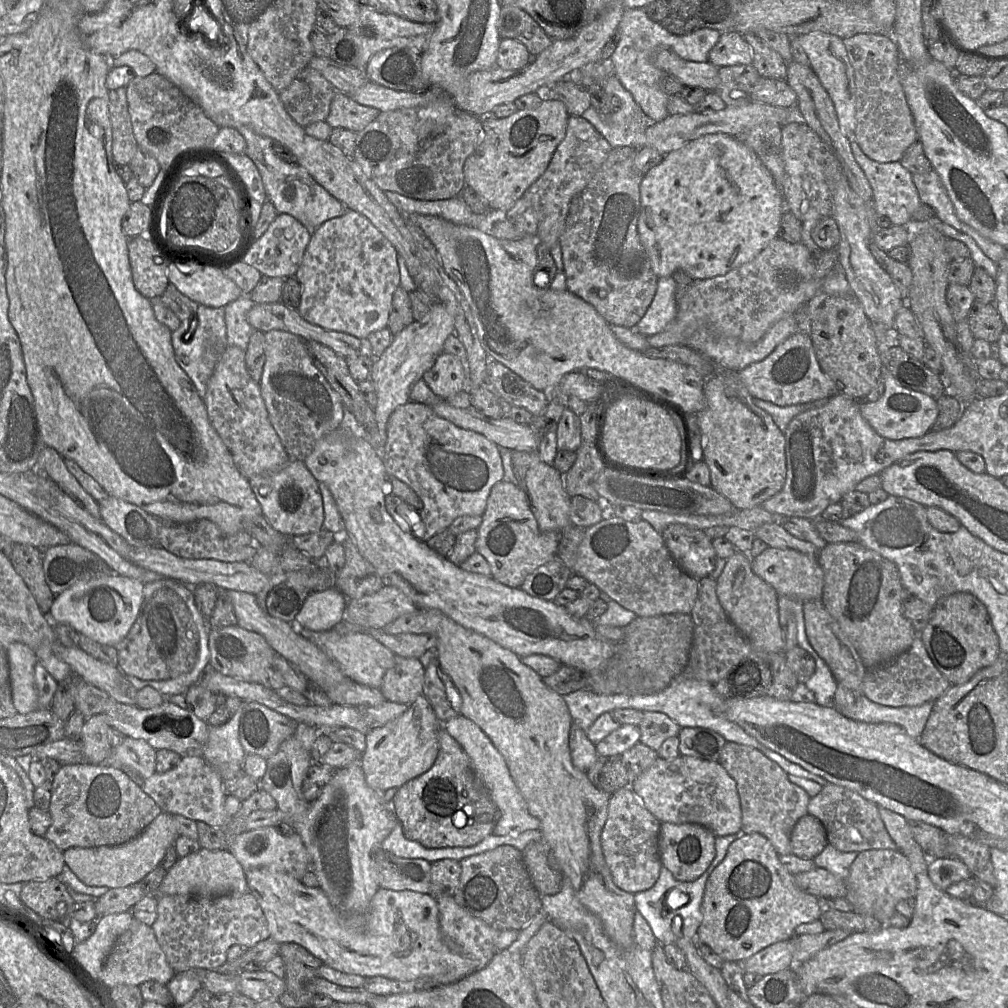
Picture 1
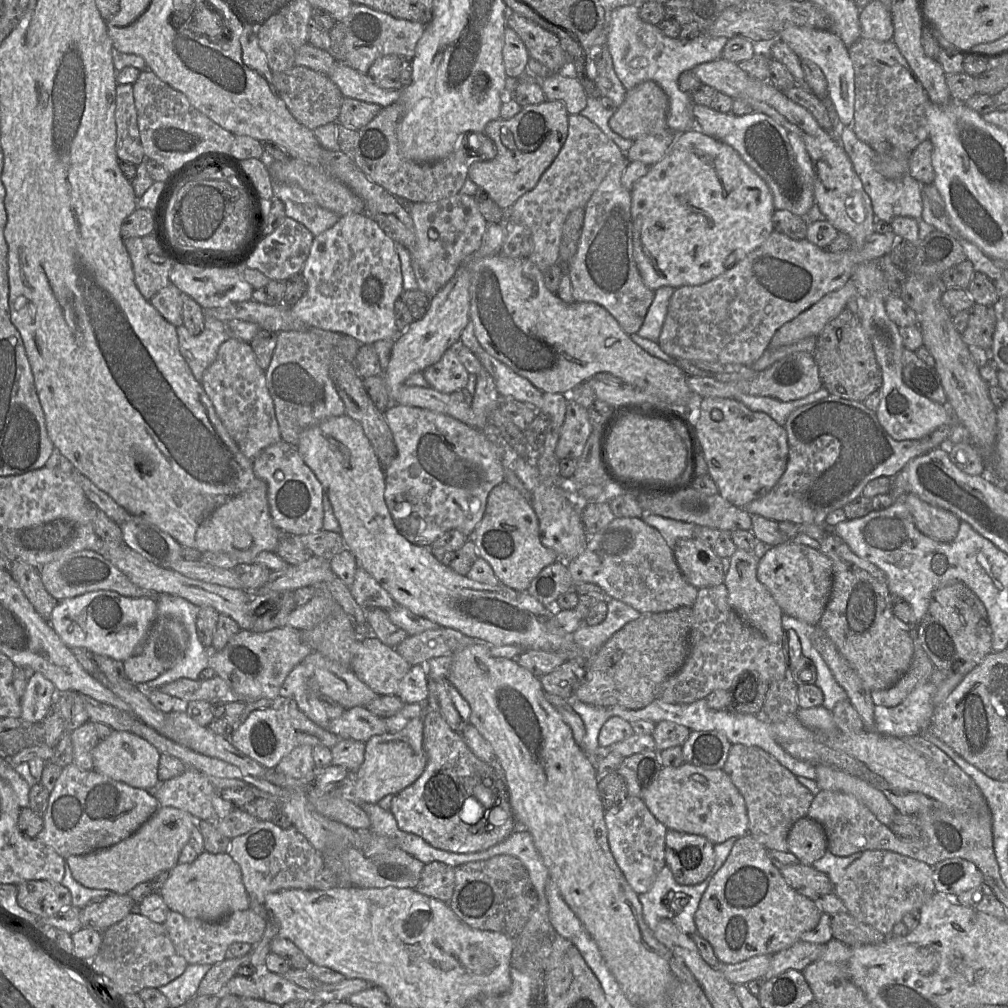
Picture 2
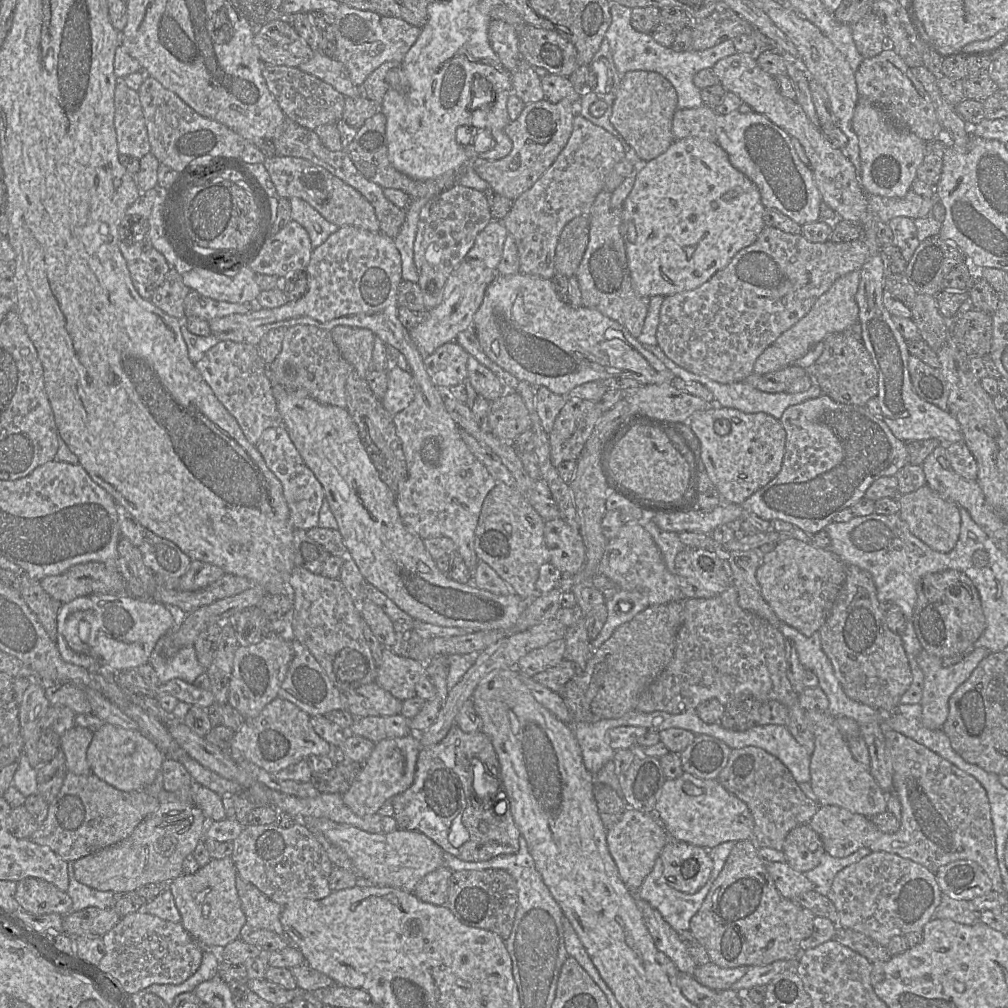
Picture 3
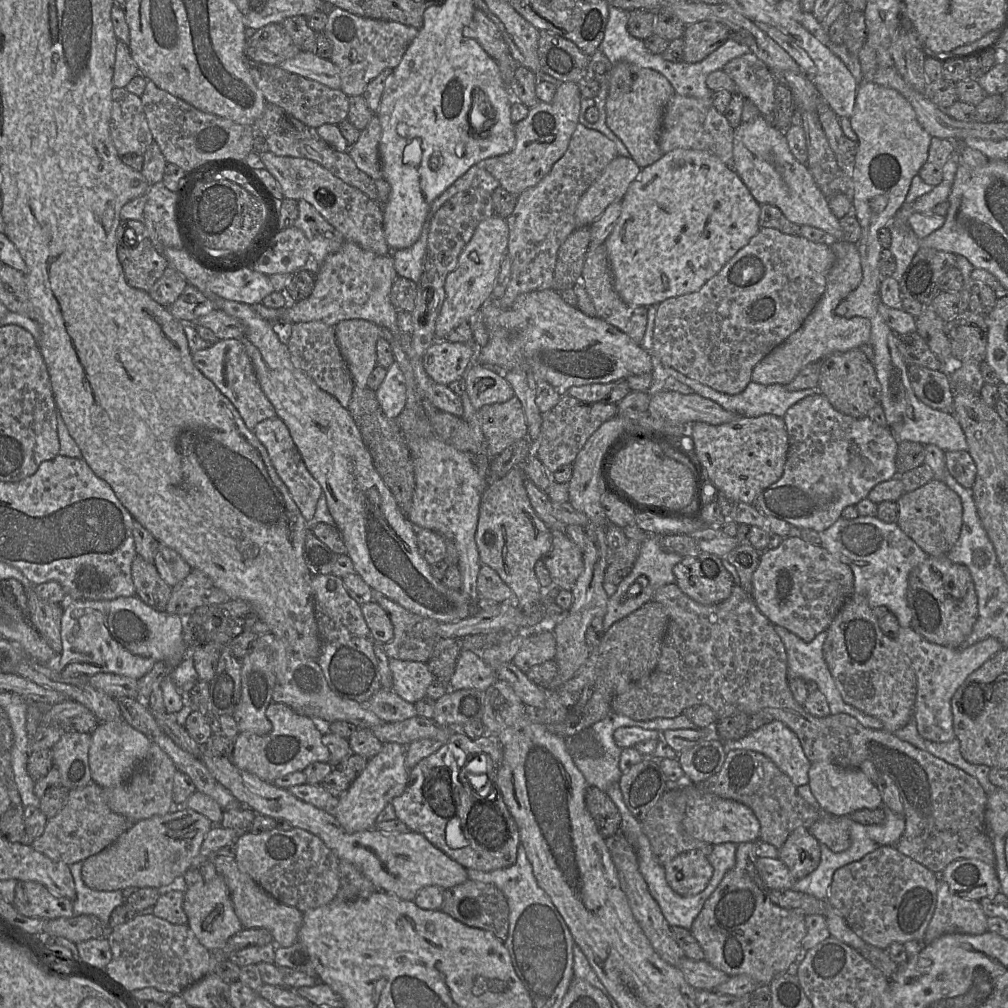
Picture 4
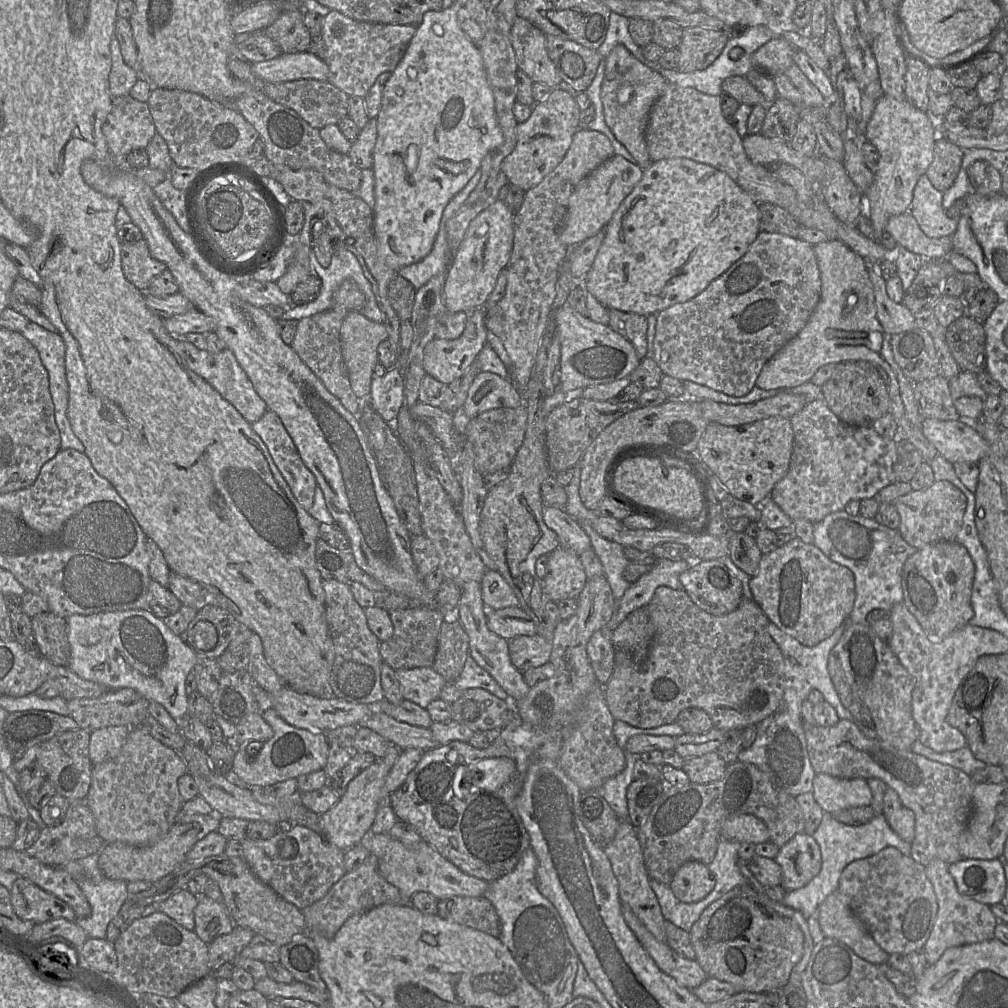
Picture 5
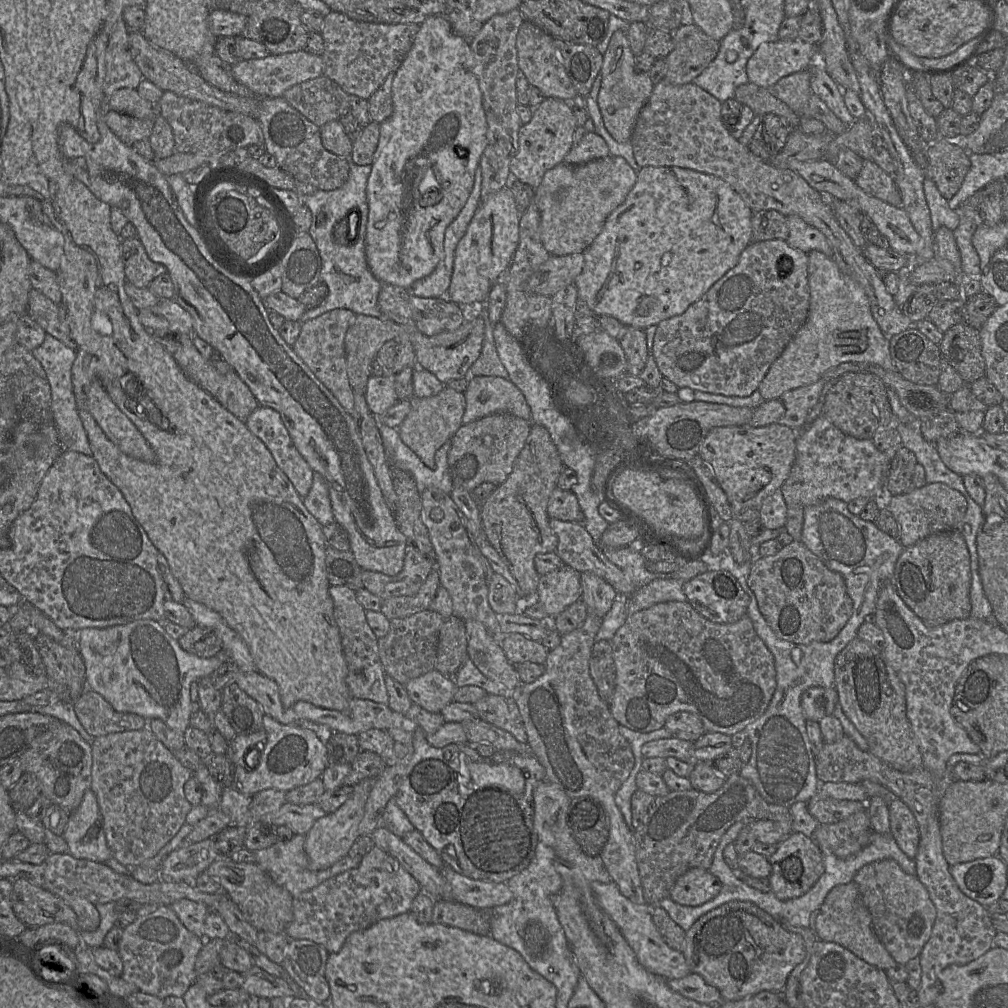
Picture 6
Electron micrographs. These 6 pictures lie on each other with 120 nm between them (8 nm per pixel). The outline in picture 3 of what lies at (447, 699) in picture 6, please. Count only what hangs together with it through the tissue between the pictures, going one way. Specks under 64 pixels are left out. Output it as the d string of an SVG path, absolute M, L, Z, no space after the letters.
M384 648L375 683L401 701L411 699L416 696L416 683L425 675L425 663Z

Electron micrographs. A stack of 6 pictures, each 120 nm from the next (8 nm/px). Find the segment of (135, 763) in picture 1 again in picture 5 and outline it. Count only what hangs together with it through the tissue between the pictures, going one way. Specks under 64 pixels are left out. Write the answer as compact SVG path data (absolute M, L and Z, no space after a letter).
M109 726L93 730L90 734L89 757L93 765L115 758L123 746L131 727Z

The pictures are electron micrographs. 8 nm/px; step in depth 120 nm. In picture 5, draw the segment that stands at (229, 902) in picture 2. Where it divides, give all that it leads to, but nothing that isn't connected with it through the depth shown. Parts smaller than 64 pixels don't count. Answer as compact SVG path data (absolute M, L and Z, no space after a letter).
M204 895L198 896L194 919L194 932L208 945L217 937L229 934L235 927L224 903L219 903Z

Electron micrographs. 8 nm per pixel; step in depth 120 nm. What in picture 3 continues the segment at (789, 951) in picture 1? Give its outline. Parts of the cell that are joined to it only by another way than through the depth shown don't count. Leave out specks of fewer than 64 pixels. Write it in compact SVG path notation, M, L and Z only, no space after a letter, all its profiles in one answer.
M711 962L698 965L693 977L702 985L714 991L721 991L731 988L736 981L745 975L748 969L747 966L723 968Z

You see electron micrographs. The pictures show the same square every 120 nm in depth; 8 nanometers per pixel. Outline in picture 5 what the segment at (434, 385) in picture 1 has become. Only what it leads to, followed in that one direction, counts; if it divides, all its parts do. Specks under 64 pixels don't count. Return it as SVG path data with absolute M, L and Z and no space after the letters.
M487 306L477 307L468 314L466 327L460 337L453 340L431 340L423 351L423 368L426 374L447 385L462 377L487 342L486 315Z

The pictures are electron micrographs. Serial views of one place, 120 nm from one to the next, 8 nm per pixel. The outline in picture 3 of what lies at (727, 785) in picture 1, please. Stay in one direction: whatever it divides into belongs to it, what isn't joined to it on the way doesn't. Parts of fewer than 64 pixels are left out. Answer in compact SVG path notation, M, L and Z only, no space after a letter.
M687 772L678 778L665 780L654 814L671 839L707 850L727 841L753 837L754 819L742 800L728 792L717 779L701 779Z

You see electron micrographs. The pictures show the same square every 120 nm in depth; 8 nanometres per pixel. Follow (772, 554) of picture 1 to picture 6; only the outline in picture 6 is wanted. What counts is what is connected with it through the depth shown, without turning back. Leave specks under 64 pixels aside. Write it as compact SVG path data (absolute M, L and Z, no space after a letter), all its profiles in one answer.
M793 540L790 544L783 546L782 549L772 556L756 556L751 567L751 571L747 580L750 589L755 594L758 608L763 617L780 639L787 640L796 644L810 644L811 642L829 642L834 639L841 629L850 619L853 610L853 601L847 593L844 578L837 572L828 569L825 564L813 554L801 541Z

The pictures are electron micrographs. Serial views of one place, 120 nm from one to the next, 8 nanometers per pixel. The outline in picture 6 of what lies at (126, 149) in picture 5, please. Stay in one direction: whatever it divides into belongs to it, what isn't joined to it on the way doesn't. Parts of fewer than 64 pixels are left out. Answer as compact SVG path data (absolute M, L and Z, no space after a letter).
M104 109L102 118L109 129L127 146L149 139L155 120L138 119L127 114Z

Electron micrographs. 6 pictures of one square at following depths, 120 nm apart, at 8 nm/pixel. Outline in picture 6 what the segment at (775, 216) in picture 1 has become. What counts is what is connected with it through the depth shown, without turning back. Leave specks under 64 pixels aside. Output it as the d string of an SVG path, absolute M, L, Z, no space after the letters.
M677 166L641 167L637 174L637 181L625 201L610 213L602 231L583 252L584 267L574 281L578 298L584 300L597 315L612 316L625 326L640 329L646 329L650 325L657 325L662 320L680 315L738 263L742 251L752 241L752 215L753 211L741 196L726 181L717 176Z

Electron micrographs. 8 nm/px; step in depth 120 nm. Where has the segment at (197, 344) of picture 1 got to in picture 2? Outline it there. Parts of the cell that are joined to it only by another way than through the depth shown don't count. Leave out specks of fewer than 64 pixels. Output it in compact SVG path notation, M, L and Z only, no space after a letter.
M205 317L204 328L198 335L192 335L184 325L176 330L180 353L195 379L202 384L205 370L216 359L221 344L229 338L225 323L214 317Z

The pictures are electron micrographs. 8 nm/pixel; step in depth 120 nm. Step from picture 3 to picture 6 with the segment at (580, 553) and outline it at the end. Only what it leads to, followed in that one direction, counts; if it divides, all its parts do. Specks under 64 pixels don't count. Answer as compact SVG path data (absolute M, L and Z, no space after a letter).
M563 564L560 568L540 576L534 597L550 618L582 598L580 573Z

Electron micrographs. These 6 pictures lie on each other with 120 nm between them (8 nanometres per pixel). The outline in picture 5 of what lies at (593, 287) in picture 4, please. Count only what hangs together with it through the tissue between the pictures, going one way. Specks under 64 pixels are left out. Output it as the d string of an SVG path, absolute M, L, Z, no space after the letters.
M608 308L608 326L626 338L642 360L647 354L647 316Z

